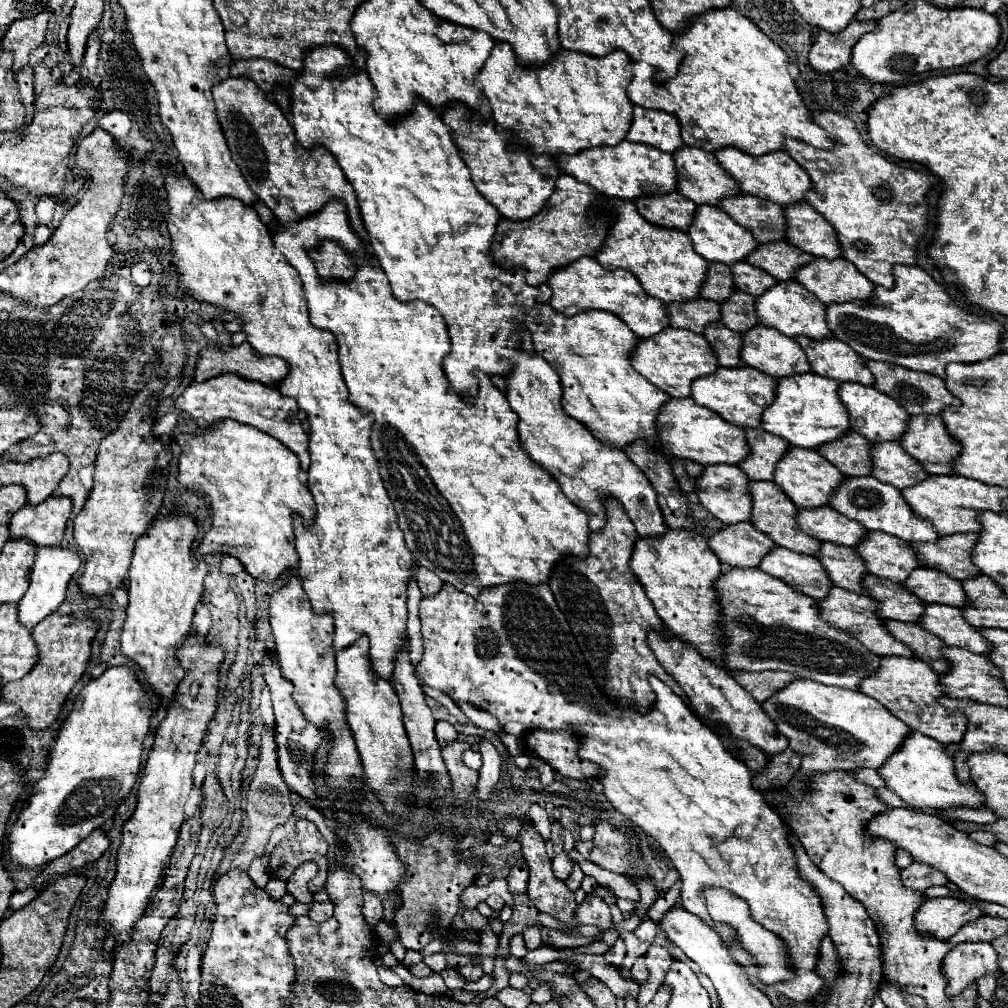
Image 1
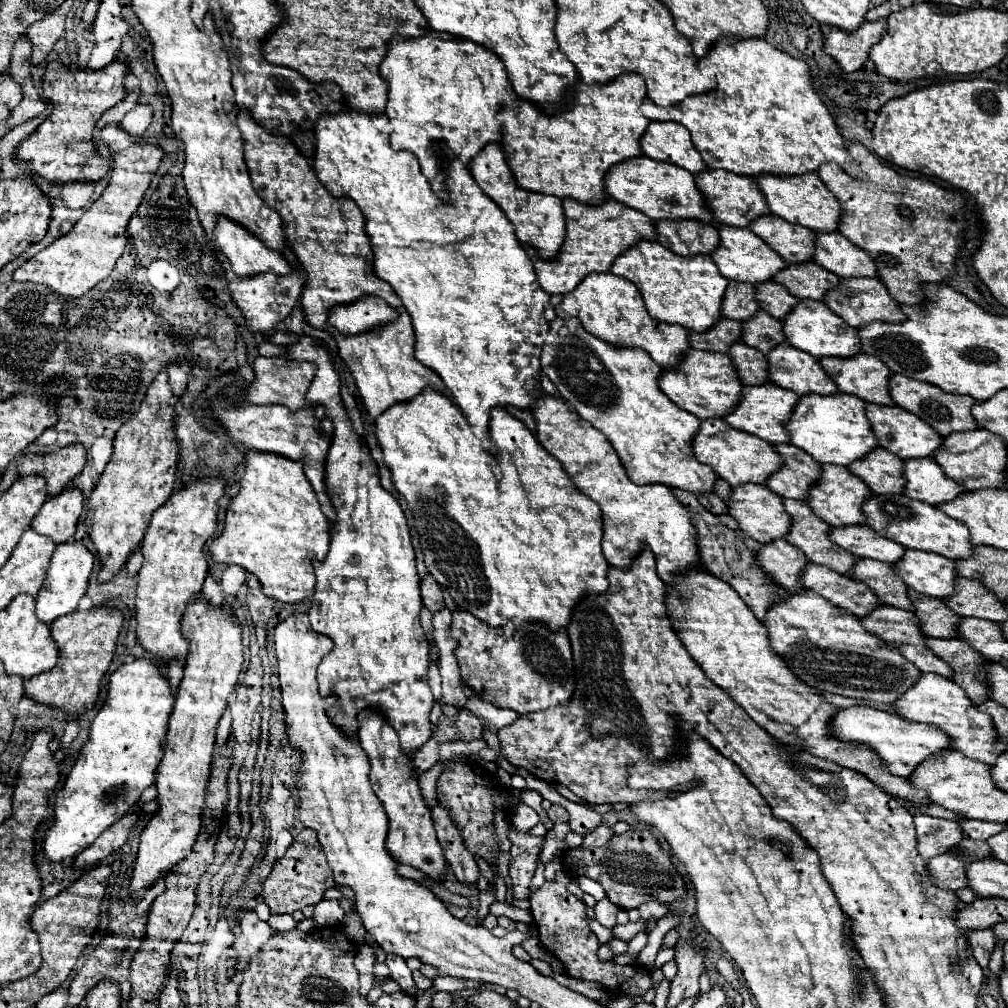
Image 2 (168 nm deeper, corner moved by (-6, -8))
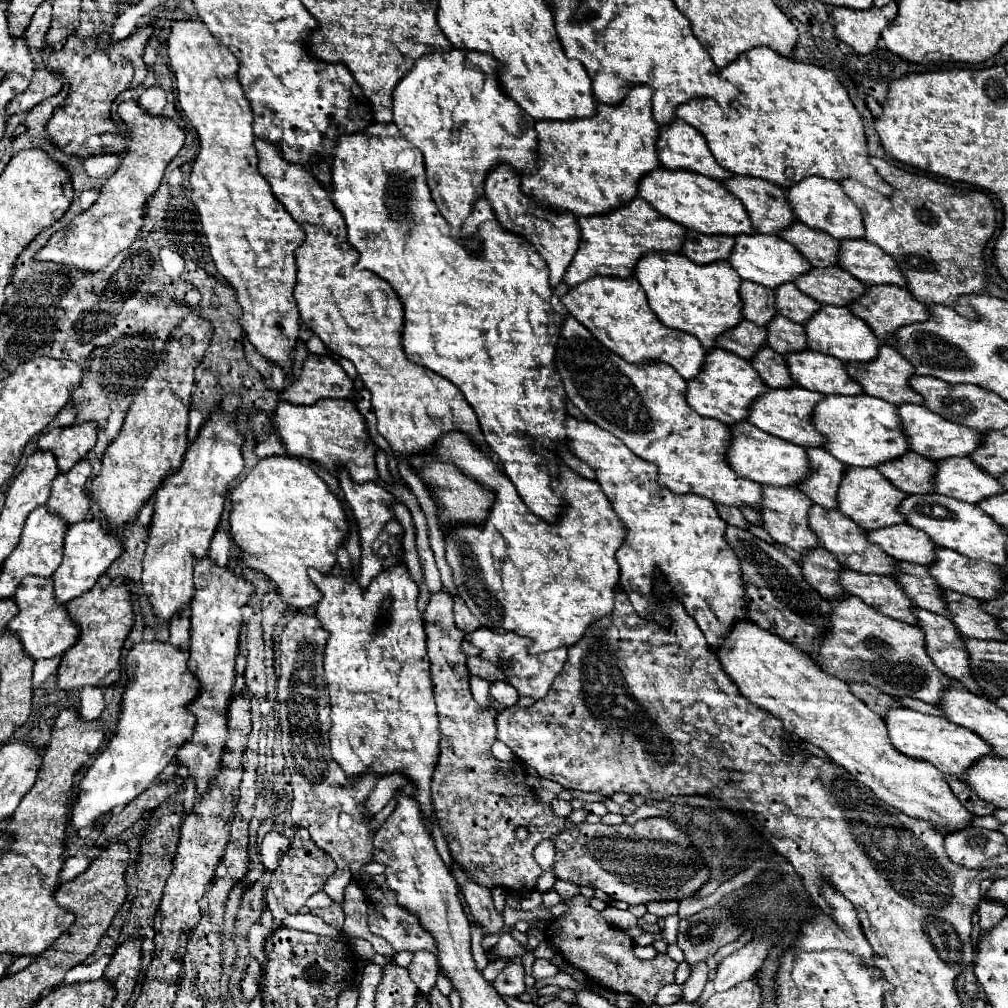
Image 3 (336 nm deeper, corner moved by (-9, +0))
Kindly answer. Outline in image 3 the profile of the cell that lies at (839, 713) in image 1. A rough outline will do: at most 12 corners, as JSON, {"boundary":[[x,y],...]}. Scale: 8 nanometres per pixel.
{"boundary":[[889,708],[893,746],[943,774],[989,754],[989,744],[943,716]]}

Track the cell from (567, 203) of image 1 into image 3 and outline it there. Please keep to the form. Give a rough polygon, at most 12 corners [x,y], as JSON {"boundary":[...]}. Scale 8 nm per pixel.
{"boundary":[[635,198],[579,216],[563,282],[627,278],[647,252],[679,252],[685,228]]}

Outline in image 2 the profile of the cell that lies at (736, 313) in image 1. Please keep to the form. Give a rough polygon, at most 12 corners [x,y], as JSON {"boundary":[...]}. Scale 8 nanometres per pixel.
{"boundary":[[760,310],[742,342],[768,354],[786,342],[782,322]]}

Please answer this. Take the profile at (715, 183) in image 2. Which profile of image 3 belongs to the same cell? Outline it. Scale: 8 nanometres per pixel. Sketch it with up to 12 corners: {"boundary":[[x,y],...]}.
{"boundary":[[739,174],[721,184],[743,202],[757,232],[795,222],[785,190]]}

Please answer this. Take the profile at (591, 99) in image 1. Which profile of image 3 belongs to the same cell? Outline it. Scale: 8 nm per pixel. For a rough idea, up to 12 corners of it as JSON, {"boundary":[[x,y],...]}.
{"boundary":[[651,86],[537,122],[521,190],[605,214],[659,168]]}

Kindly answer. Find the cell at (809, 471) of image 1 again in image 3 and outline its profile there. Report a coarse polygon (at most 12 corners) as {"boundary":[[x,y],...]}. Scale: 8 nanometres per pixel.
{"boundary":[[847,466],[837,506],[861,528],[905,522],[905,492],[877,468]]}

